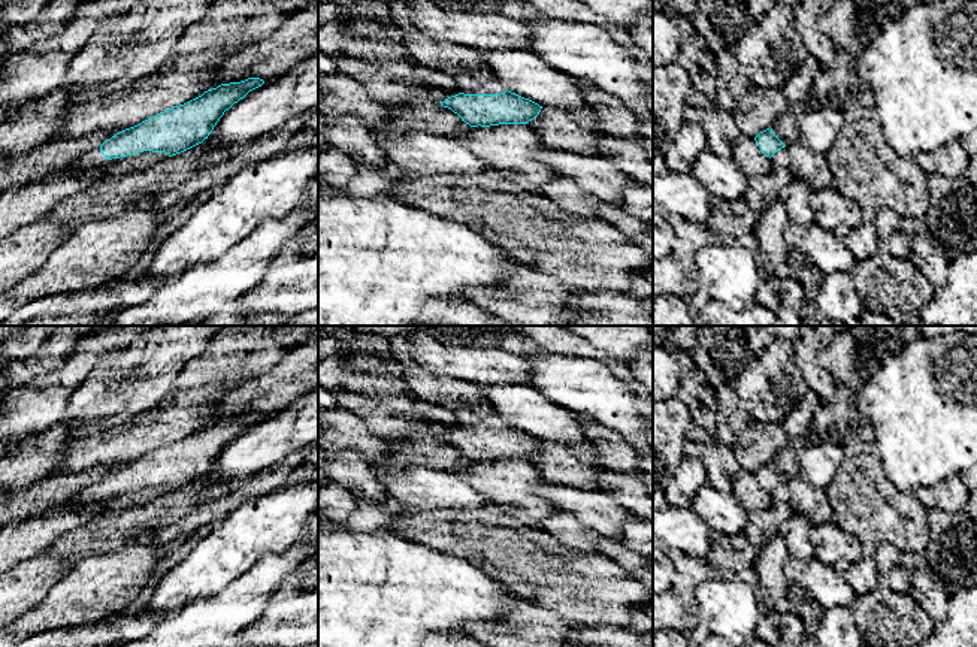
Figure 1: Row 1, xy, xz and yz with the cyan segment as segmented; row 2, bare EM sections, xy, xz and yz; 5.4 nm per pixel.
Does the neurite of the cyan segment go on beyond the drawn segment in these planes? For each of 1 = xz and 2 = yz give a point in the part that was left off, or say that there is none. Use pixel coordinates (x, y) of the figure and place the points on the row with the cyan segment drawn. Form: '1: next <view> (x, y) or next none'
1: next xz (463, 84)
2: next yz (746, 153)

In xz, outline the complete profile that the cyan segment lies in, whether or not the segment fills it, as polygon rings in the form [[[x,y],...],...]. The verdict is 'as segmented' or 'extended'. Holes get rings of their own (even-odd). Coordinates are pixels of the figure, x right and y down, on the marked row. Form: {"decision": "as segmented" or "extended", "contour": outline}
{"decision": "extended", "contour": [[[454,76],[459,93],[441,102],[471,127],[527,124],[542,109],[538,103],[508,91],[500,82],[480,82],[469,76]]]}

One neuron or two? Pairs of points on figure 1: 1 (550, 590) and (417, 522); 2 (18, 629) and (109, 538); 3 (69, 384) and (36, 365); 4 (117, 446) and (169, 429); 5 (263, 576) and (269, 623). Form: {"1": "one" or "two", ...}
{"1": "one", "2": "two", "3": "two", "4": "one", "5": "two"}

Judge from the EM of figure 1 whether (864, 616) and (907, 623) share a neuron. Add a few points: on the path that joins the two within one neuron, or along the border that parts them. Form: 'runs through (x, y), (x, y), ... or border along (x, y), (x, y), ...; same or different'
runs through (874, 619), (879, 623), (897, 623); same

